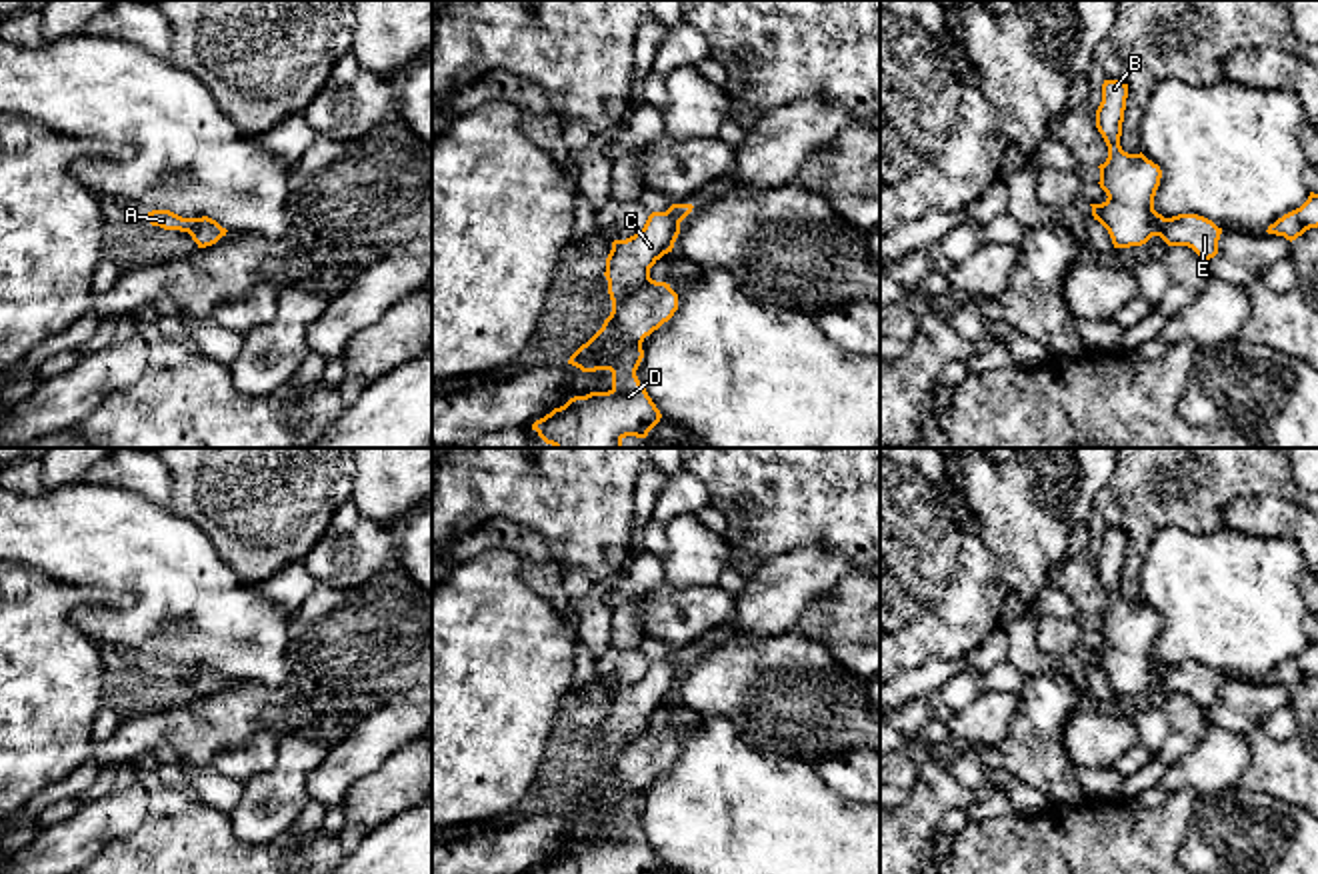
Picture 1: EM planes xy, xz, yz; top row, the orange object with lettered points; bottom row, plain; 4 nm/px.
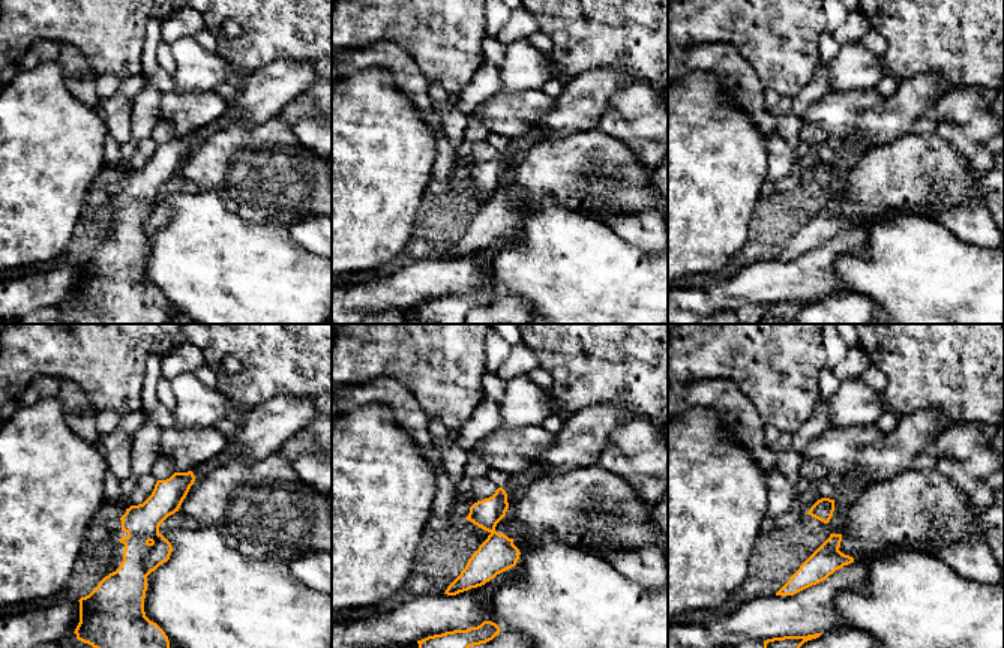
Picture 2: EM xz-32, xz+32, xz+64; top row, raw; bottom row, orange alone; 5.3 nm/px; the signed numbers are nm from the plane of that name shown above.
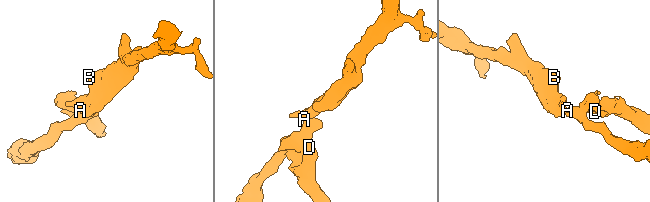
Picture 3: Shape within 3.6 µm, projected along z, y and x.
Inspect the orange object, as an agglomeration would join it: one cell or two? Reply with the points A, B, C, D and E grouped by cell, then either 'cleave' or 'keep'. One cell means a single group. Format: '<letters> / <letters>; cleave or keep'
A B C D / E; cleave

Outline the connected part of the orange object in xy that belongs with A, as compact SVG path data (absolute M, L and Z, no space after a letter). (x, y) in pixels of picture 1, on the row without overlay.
M152 658L148 660L150 672L164 678L190 680L196 672L196 666L182 666L170 658Z

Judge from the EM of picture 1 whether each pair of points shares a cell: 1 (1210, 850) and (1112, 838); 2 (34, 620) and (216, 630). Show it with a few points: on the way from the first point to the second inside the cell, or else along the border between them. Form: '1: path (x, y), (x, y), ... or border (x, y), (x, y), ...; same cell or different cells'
1: border (1200, 804), (1176, 852); different cells
2: border (114, 602), (80, 602), (70, 612), (96, 644); different cells

